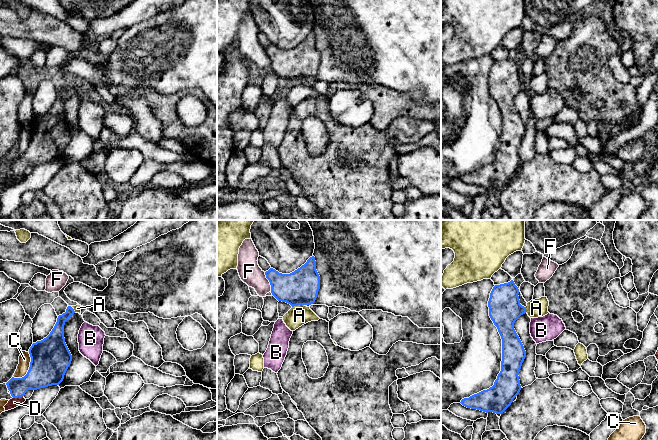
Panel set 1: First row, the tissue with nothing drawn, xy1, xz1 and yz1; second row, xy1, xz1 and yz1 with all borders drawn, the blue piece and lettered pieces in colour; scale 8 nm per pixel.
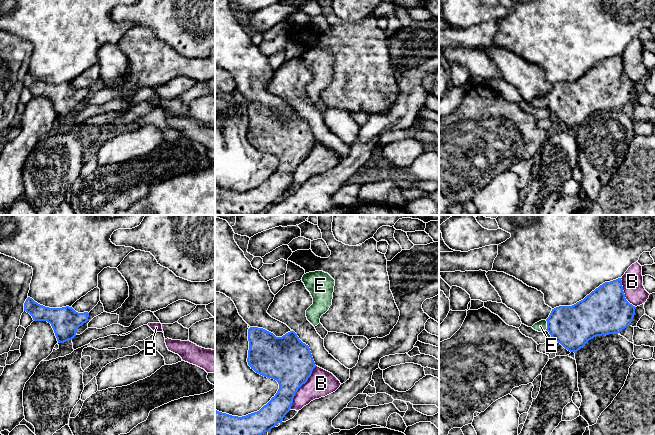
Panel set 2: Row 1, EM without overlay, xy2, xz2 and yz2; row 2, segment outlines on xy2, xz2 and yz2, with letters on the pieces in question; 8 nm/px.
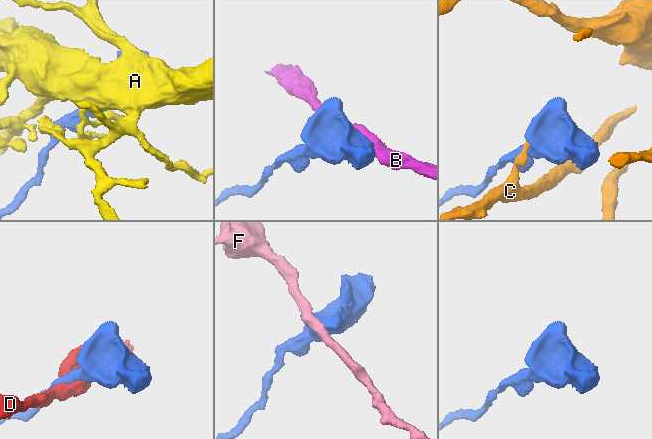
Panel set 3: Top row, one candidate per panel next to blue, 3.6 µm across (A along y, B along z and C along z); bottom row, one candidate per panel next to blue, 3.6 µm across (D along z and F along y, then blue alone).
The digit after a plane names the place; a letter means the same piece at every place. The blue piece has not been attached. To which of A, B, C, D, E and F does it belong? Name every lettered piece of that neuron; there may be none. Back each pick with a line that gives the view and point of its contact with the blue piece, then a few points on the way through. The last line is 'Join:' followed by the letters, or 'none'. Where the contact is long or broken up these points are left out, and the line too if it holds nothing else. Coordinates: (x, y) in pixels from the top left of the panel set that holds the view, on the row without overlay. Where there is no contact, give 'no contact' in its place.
E: meets blue in yz2 at (547, 101); runs through yz2 (573, 102), (547, 101), (540, 102)
Join: E

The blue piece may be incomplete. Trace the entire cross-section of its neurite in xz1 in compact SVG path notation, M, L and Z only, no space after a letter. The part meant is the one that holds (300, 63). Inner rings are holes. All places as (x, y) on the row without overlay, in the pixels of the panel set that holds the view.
M310 33L300 44L290 50L282 50L273 44L265 48L271 61L271 69L278 76L290 80L311 81L320 65L320 52L315 33Z

